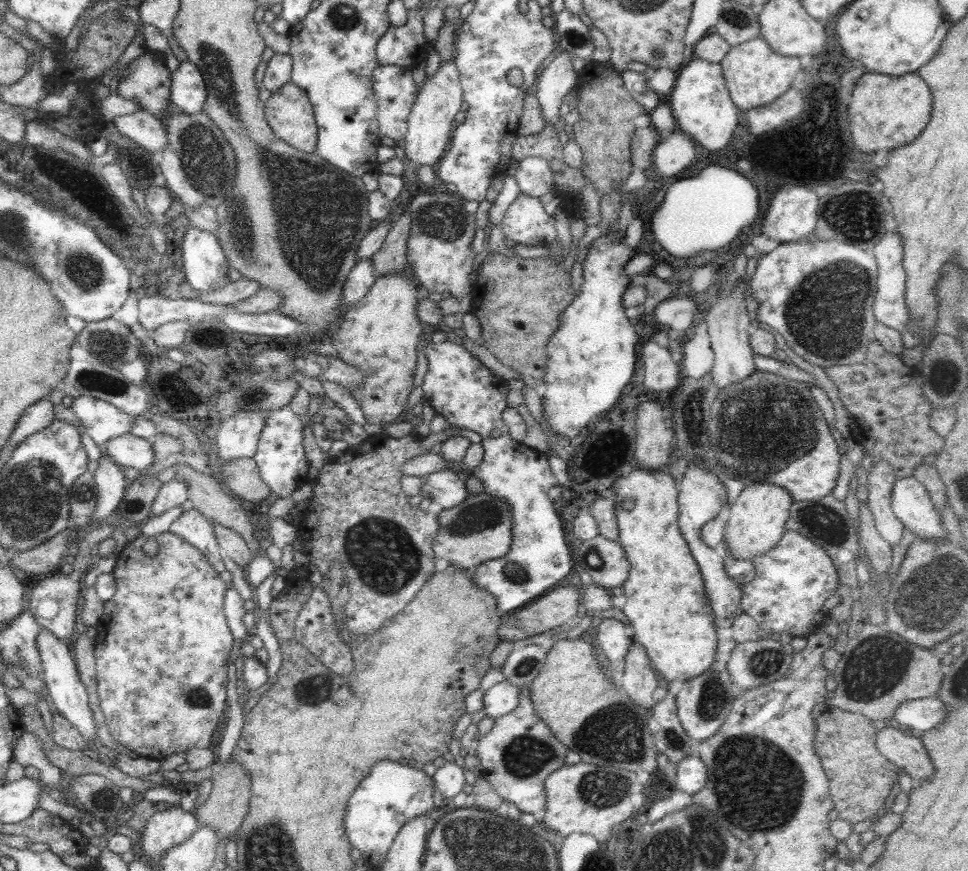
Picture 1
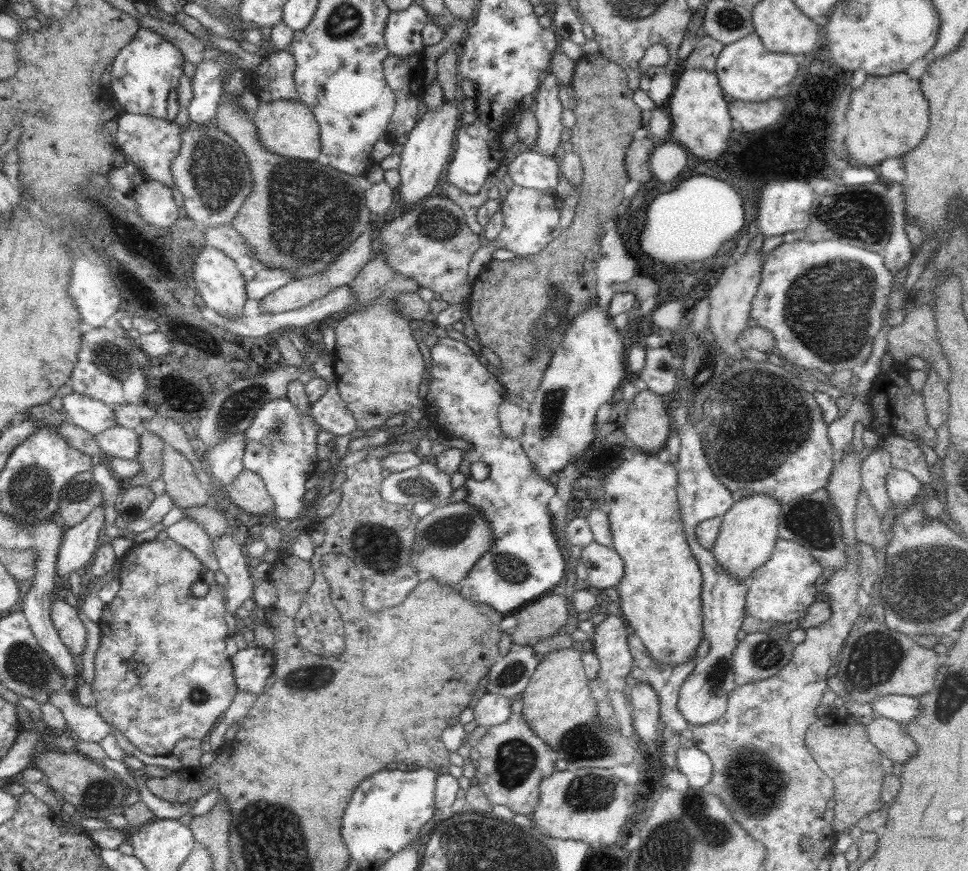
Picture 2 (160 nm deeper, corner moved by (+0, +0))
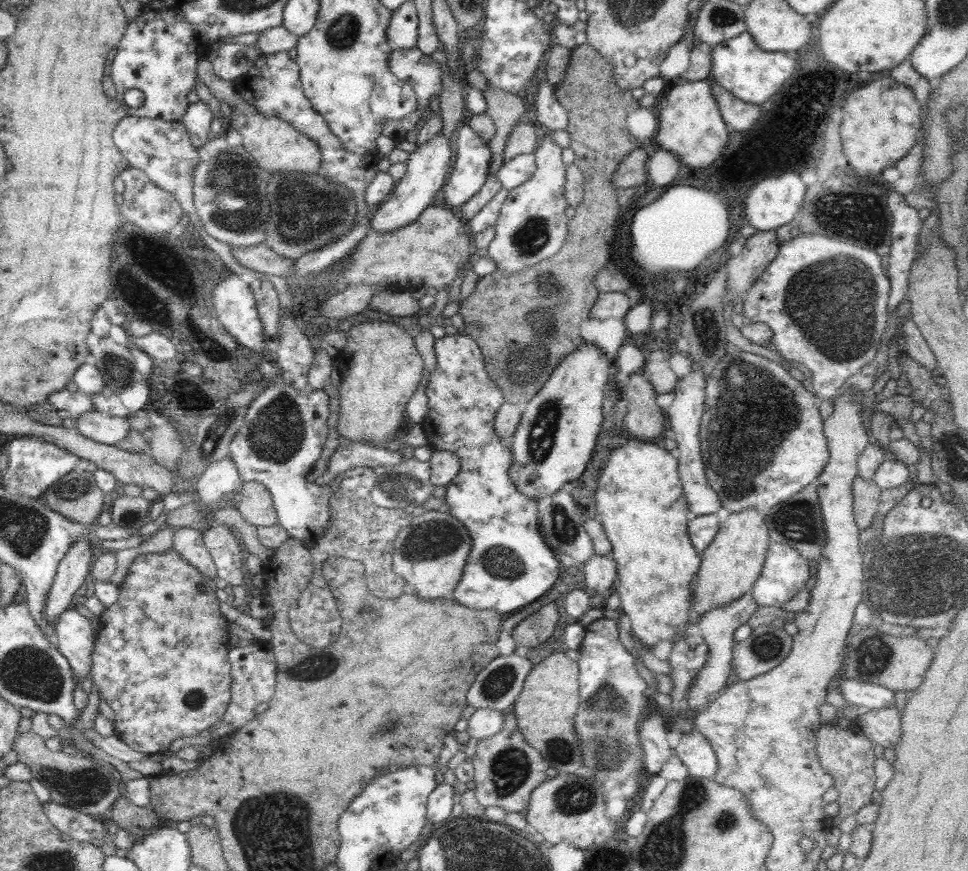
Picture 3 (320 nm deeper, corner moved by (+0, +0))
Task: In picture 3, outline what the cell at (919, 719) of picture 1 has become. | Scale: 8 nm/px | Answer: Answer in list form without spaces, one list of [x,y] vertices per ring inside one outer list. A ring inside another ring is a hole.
[[[839,678],[836,683],[845,700],[854,706],[869,709],[895,706],[895,692],[885,686],[846,678]]]

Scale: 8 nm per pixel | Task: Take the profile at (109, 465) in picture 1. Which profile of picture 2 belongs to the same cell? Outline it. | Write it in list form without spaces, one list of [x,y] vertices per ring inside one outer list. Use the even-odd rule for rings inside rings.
[[[104,502],[94,508],[80,524],[65,528],[56,563],[57,575],[60,578],[66,578],[66,576],[69,576],[74,571],[85,574],[88,570],[93,556],[101,543],[101,532],[105,527],[105,508],[103,505]]]

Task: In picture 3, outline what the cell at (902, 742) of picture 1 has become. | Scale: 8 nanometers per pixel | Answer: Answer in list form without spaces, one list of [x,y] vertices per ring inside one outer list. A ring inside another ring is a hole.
[[[895,706],[869,709],[855,720],[862,733],[884,749],[894,748],[901,739],[901,713]]]

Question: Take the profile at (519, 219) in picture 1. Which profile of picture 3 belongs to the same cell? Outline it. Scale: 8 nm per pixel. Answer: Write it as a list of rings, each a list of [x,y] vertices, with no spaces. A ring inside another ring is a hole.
[[[548,131],[543,142],[533,152],[536,172],[519,187],[508,191],[494,226],[495,235],[488,255],[500,270],[520,272],[557,254],[565,243],[570,220],[566,217],[565,172],[562,147],[552,141]]]

